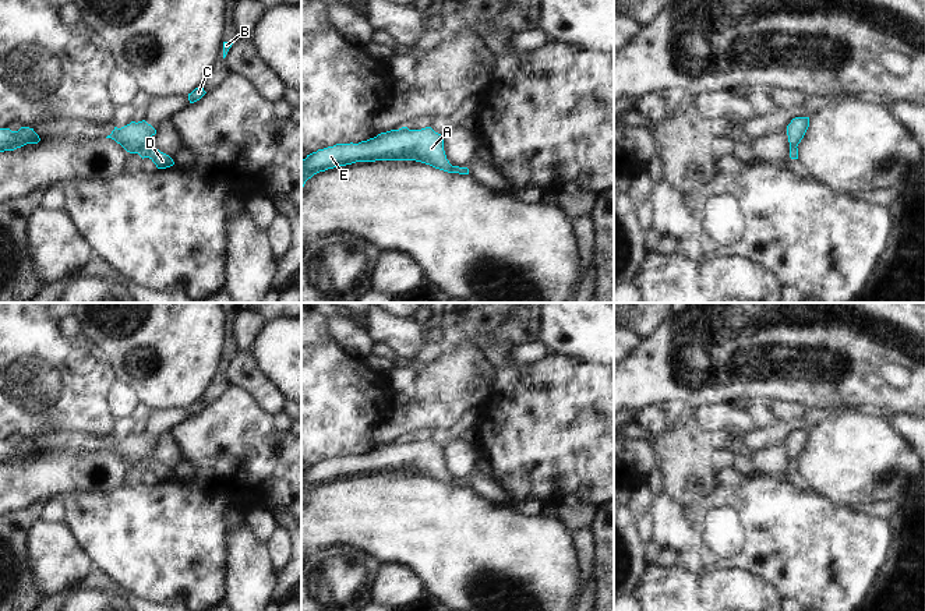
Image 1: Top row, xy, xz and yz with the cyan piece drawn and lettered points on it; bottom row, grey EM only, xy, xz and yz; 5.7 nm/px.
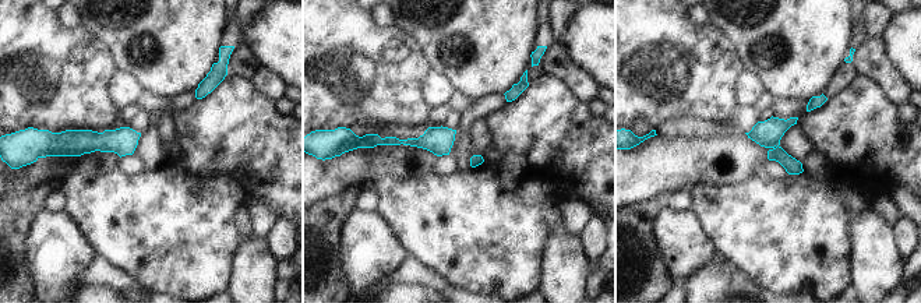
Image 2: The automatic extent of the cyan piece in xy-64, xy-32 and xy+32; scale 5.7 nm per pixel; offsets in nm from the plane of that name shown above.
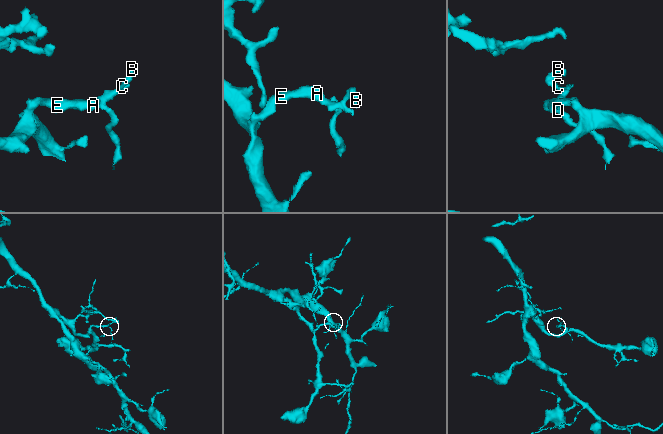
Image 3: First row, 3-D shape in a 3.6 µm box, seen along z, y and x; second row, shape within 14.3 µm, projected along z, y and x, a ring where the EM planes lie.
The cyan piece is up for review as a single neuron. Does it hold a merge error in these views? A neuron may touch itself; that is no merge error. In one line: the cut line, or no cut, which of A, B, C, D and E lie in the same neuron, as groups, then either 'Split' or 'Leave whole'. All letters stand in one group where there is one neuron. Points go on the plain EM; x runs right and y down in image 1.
Split along xy (145, 456), (137, 465). Groups: A B C E / D. Split

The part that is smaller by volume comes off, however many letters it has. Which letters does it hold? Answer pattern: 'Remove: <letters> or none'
Remove: D

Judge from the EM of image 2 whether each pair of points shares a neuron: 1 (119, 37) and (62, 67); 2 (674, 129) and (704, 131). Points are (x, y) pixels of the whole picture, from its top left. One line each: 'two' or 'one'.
1: two
2: one

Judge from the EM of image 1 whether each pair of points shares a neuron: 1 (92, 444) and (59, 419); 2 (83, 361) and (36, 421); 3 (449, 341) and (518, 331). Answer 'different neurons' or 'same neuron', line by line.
1: different neurons
2: same neuron
3: same neuron

